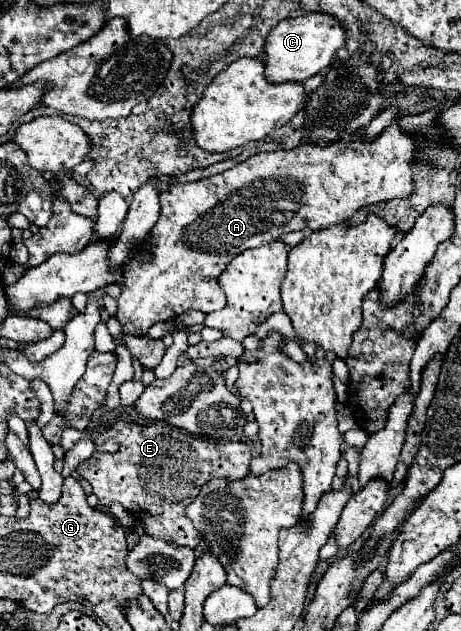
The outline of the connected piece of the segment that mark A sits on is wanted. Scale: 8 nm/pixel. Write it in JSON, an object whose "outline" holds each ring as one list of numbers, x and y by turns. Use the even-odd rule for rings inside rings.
{"outline":[[392,123,388,129,384,129,378,137,374,137,372,141,338,141,338,143,330,143,326,147,316,147,314,143,306,143,306,145,300,145,300,147,294,147,294,149,278,149,278,151,272,151,272,153,258,153,258,155,252,155,248,157,246,161,238,163,236,167,224,171,224,173,216,173,212,177,206,177,206,179,200,179,200,181,192,181,192,183,172,183,168,187,168,191,160,193,160,219,156,221,156,227,148,233,148,239,146,239,146,245,142,251,138,251,130,261,128,265,124,267,124,273,122,273,122,295,118,299,118,311,116,311,116,317,118,321,122,323,122,329,126,333,132,333,132,335,146,335,146,331,156,323,156,321,170,321,174,317,178,317,180,313,188,311,188,309,202,309,204,313,212,313,212,311,218,311,226,305,226,297,218,285,218,275,222,273,222,269,226,269,226,265,242,251,246,249,252,249,252,247,260,247,260,245,266,245,266,243,272,243,276,239,280,239,280,235,288,233,288,231,304,231,306,227,310,231,318,231,322,227,330,227,330,225,338,225,338,223,346,223,348,217,352,217,360,207,368,207,368,205,374,205,374,203,382,203,382,201,390,201,394,197,410,197,412,191,414,191,414,179,412,179,412,167,416,165,416,157,418,157,418,151,420,151,420,137,414,137,412,133,406,133,404,129,400,129,398,123]]}

